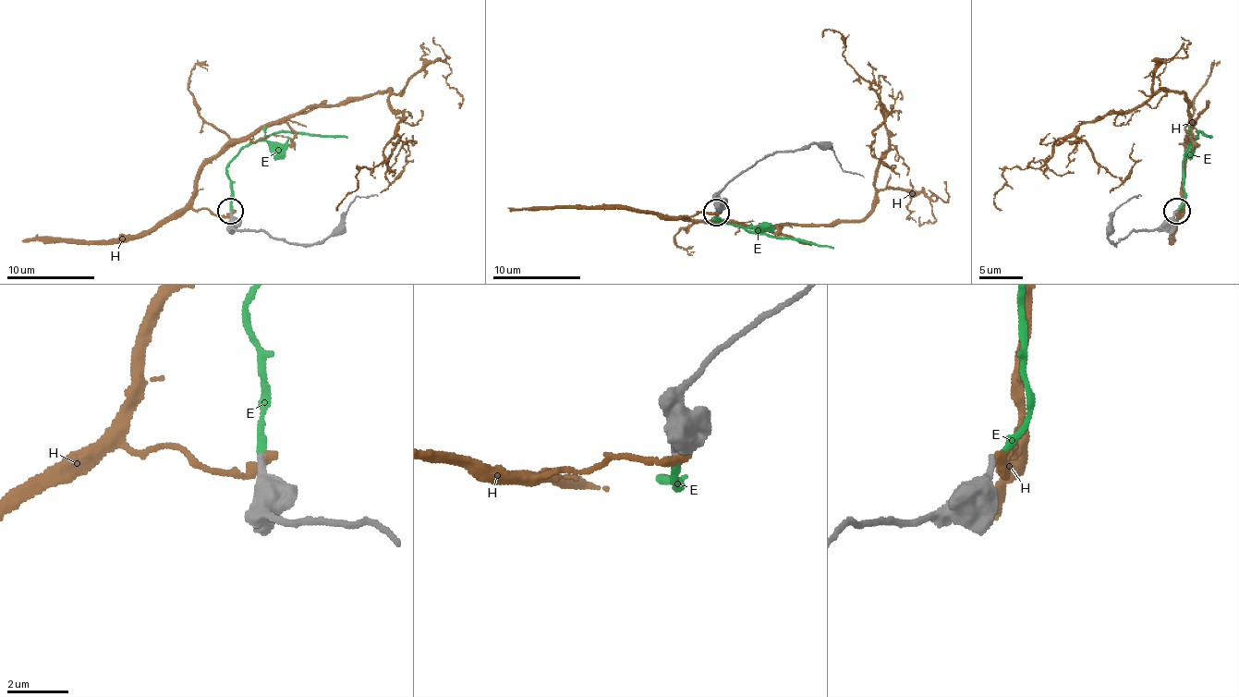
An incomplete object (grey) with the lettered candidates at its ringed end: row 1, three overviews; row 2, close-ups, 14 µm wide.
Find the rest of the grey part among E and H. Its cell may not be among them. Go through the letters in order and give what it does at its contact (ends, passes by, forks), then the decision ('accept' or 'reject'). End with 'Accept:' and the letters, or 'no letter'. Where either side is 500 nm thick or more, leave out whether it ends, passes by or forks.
E: it ends there; accept
H: it ends there; reject
Accept: E

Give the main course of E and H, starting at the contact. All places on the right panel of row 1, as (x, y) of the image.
E: (1176, 211), (1184, 200), (1183, 153), (1200, 131), (1211, 138)
H: (1176, 213), (1191, 123), (1184, 94), (1173, 90), (1084, 120), (1038, 169), (1012, 166), (994, 195), (1001, 211)

